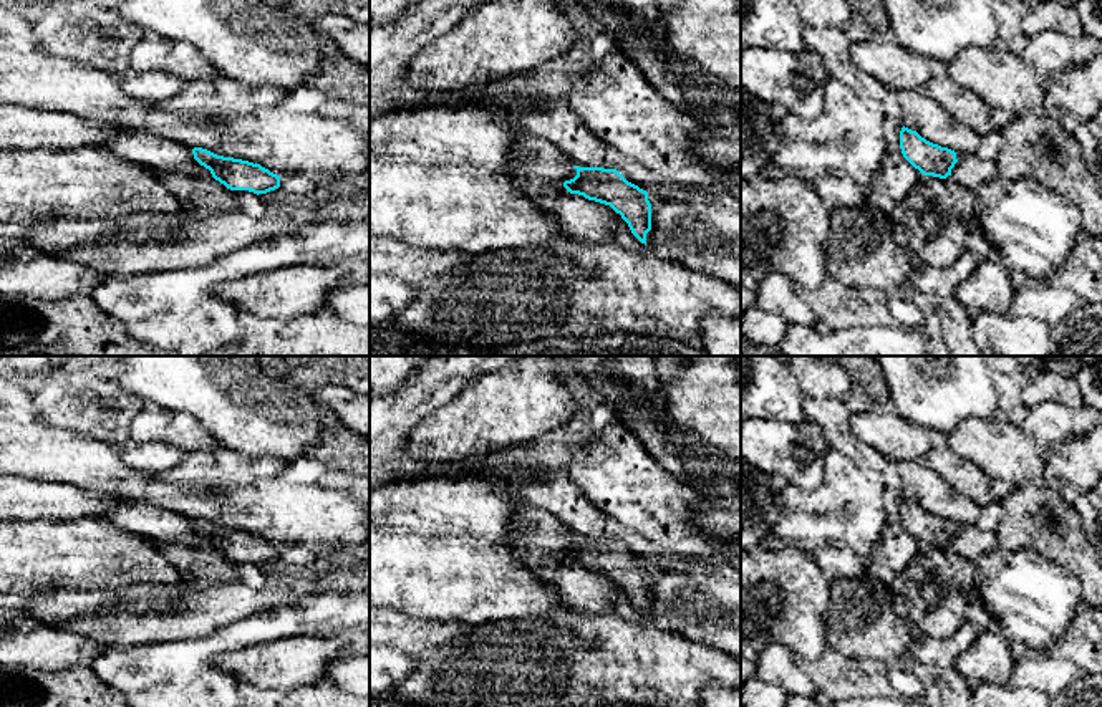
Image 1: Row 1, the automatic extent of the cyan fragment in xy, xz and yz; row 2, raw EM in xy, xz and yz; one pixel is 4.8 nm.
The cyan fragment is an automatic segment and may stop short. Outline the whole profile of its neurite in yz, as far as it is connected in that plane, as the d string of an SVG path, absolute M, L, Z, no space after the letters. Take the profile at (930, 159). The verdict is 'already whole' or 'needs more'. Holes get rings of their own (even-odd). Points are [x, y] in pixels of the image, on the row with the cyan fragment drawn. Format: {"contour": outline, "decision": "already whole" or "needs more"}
{"contour": "M905 126L900 131L900 149L903 157L923 176L946 179L958 162L955 151L933 144Z", "decision": "already whole"}

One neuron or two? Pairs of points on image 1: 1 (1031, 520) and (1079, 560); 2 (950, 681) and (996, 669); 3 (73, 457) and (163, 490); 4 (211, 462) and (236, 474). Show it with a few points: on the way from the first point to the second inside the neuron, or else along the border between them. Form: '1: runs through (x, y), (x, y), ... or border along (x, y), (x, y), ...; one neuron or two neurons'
1: runs through (1043, 524), (1068, 548); one neuron
2: border along (975, 639), (956, 663), (956, 669), (966, 681); two neurons
3: runs through (95, 466), (118, 482), (141, 485); one neuron
4: runs through (217, 469), (229, 469); one neuron

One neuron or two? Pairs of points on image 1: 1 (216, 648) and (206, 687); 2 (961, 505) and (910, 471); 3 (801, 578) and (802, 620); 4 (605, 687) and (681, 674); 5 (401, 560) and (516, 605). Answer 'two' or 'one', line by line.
1: one
2: one
3: one
4: one
5: one

